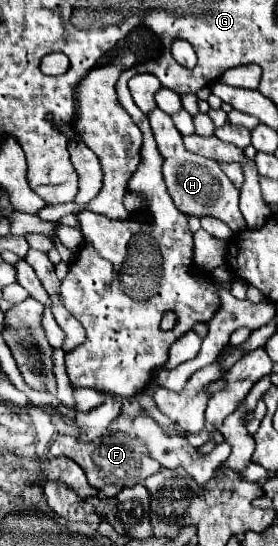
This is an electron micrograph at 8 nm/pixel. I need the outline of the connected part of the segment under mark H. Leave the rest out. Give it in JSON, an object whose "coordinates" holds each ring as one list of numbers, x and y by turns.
{"coordinates":[[152,109,148,113,156,143,160,153,164,155,164,181,168,187,168,193,172,195,174,203,178,205,180,211,184,211,186,215,212,215,222,219,235,233,247,229,246,221,239,208,240,189,236,189,236,185,224,175,224,171,220,169,220,165,216,161,210,161,202,155,190,153,184,143,182,143,182,135,178,133,178,129,174,127,172,119,168,113,164,113,162,109]]}

